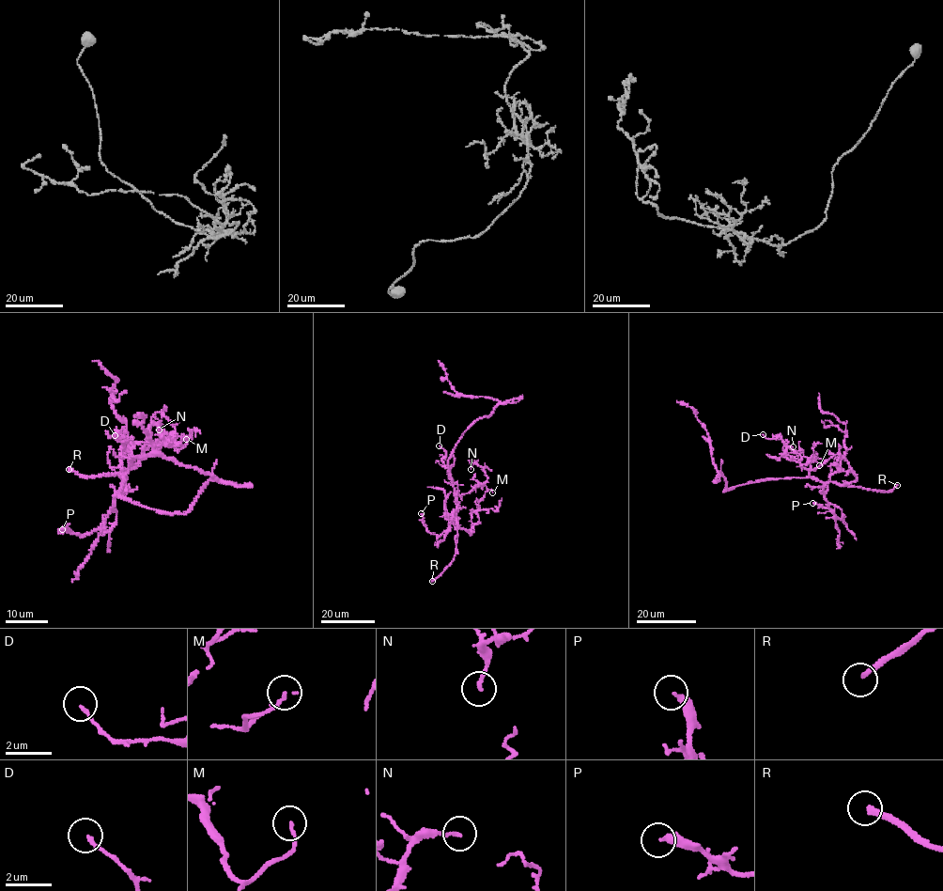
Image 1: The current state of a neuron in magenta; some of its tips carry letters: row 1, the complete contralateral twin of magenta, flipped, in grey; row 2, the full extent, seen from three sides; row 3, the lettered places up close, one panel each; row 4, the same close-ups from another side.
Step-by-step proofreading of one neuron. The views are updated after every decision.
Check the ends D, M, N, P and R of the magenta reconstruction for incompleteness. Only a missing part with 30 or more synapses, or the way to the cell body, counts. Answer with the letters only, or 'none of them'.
R

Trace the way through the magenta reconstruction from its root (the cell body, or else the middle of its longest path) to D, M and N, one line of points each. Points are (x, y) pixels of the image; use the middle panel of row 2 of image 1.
D: (454, 451), (448, 469), (455, 494), (456, 483), (451, 480), (449, 469), (442, 461), (445, 452), (439, 445)
M: (454, 451), (448, 469), (458, 526), (471, 534), (471, 514), (476, 509), (486, 492), (491, 490), (492, 492)
N: (454, 451), (448, 469), (455, 494), (456, 492), (468, 493), (486, 481), (481, 466), (475, 462), (471, 469)

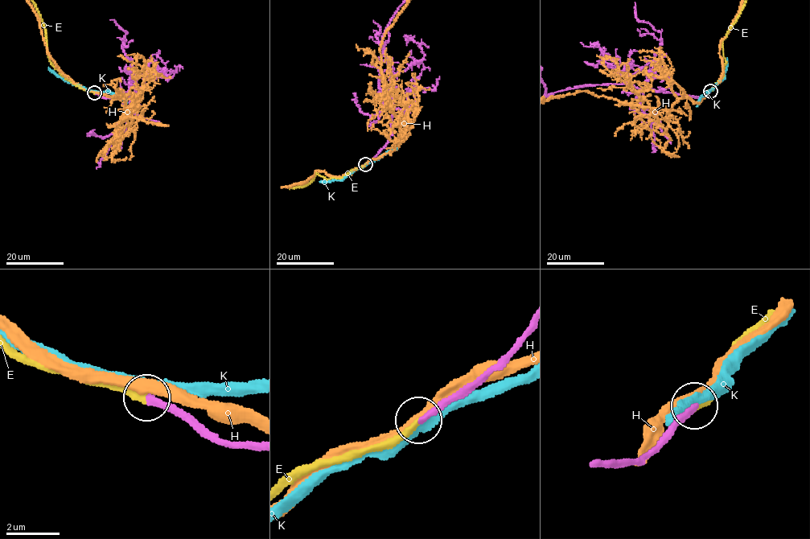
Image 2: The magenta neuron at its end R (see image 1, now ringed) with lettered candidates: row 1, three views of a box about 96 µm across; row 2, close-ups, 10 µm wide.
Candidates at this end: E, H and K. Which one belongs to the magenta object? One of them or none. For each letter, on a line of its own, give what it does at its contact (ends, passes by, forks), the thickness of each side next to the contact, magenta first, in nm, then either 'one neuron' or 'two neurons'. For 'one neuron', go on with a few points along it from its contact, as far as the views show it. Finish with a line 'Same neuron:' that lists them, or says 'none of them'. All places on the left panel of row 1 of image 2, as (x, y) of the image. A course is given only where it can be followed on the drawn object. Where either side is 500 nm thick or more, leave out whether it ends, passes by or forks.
E: it ends there; 260 nm thick on the magenta side, 280 nm on the other; one neuron; it runs (94, 92), (80, 88), (51, 63), (43, 21), (34, 3)
H: it passes by; 240 nm thick on the magenta side, 360 nm on the other; two neurons
K: it passes by; 240 nm thick on the magenta side, 360 nm on the other; two neurons
Same neuron: E

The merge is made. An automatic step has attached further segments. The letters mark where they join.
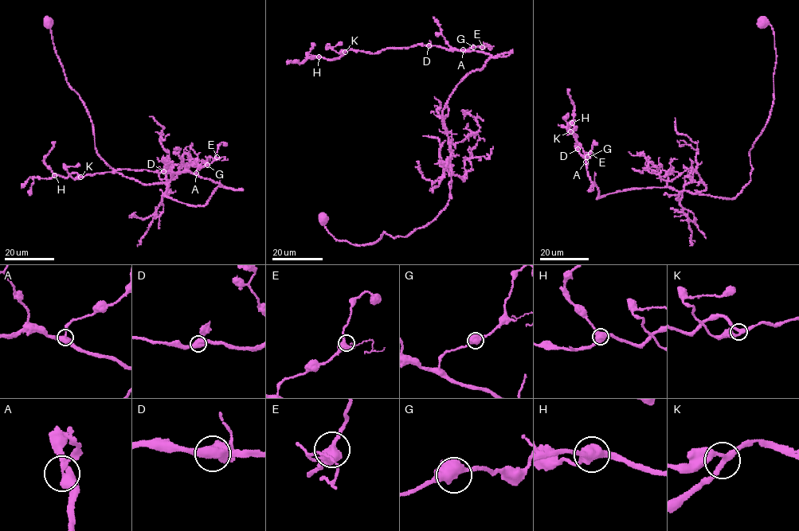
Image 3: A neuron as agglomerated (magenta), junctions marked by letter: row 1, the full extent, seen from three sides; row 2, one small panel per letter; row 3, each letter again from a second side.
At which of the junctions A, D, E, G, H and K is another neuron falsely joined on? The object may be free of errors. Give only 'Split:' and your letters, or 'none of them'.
Split: none of them

